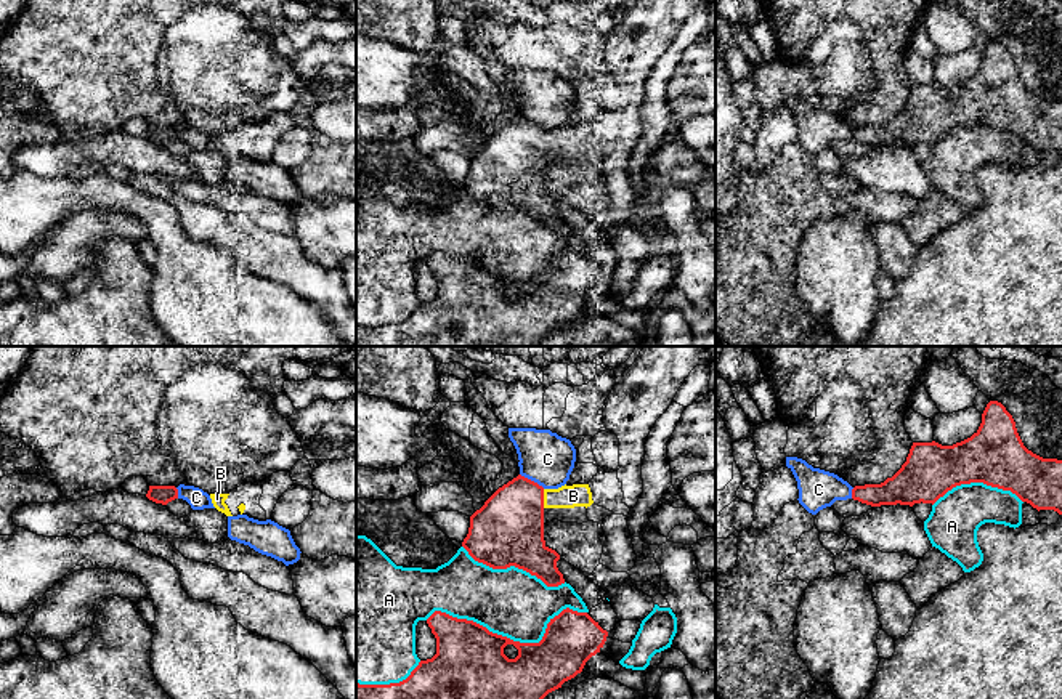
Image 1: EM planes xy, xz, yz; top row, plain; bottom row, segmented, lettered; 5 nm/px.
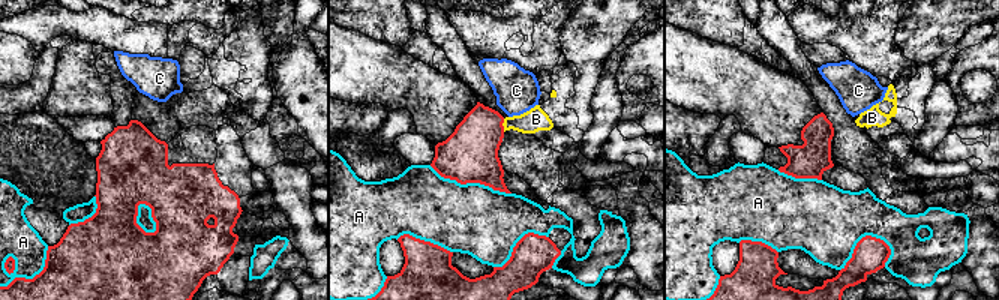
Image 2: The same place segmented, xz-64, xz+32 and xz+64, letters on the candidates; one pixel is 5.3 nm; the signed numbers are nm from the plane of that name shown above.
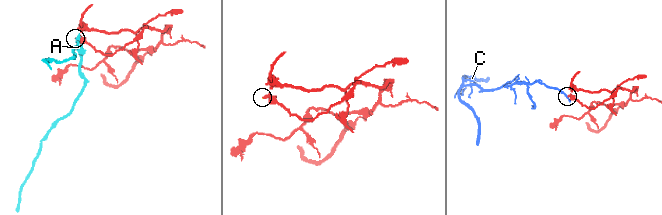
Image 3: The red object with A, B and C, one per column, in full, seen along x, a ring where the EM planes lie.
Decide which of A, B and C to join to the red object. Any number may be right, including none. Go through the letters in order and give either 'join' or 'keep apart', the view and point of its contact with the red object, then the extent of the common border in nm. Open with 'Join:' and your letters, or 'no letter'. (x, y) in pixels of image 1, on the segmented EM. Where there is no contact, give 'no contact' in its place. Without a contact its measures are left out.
Join: B
A: keep apart | xz (509, 638) | 800 nm
B: join | xz (543, 499) | 100 nm
C: keep apart | xz (533, 481) | 150 nm

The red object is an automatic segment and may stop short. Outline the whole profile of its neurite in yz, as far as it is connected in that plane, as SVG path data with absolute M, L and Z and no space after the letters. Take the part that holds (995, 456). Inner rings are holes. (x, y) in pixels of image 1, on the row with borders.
M990 401L982 414L979 430L953 446L913 442L902 468L881 484L855 486L852 499L871 507L935 503L948 491L961 484L983 483L1011 491L1033 508L1054 510L1062 515L1062 460L1043 459L1028 451L1015 428L1012 415L998 401Z

